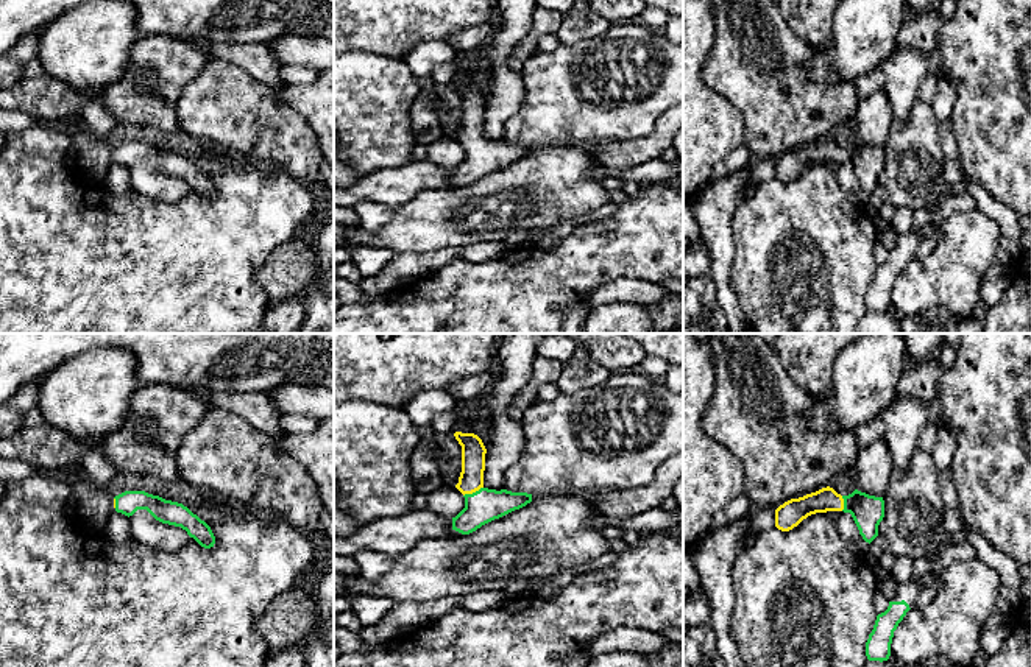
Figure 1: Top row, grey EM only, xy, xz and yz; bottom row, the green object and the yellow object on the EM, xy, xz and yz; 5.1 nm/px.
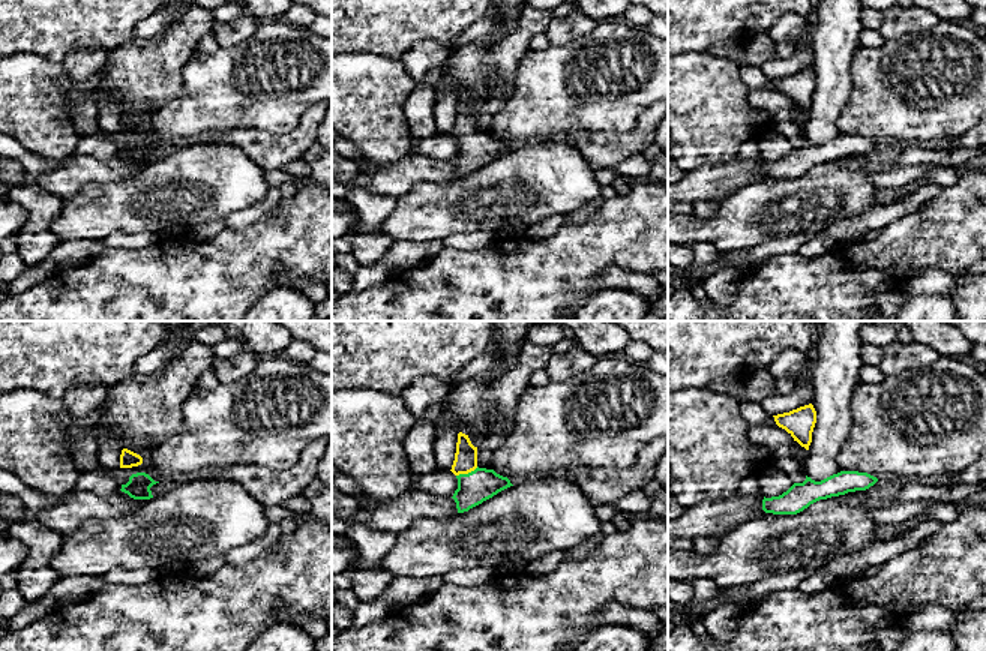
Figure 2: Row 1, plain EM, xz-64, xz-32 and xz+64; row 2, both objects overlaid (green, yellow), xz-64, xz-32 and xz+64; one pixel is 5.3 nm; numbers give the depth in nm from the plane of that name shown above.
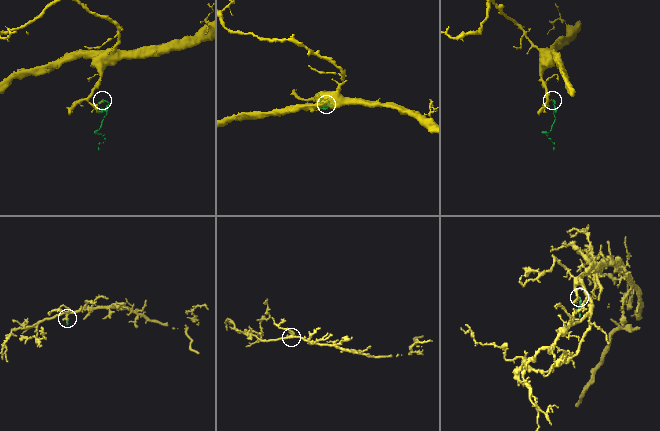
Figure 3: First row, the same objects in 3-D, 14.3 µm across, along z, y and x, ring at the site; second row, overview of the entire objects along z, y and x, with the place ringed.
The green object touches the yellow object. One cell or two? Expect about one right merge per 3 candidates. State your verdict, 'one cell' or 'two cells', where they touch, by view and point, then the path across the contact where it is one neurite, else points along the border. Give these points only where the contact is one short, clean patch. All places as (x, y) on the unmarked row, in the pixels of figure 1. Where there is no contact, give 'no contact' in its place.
one cell | xz (473, 144) | across xz (484, 156), (473, 144), (473, 102)

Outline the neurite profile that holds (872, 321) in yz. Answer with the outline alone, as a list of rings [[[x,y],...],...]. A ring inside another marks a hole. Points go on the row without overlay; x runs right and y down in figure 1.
[[[869,312],[861,316],[856,334],[900,334],[898,323],[889,312]]]

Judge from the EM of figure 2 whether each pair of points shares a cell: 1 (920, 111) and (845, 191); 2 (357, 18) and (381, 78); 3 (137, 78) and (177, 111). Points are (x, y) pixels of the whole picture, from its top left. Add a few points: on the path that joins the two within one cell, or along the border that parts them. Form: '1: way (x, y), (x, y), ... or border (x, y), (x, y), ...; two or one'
1: border (878, 143), (886, 144); two
2: border (347, 51), (372, 51), (398, 60); two
3: border (182, 72), (182, 92), (158, 110); two

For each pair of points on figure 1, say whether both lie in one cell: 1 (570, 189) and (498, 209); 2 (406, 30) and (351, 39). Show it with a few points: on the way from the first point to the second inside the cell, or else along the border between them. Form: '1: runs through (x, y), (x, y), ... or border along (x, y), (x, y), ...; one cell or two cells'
1: runs through (552, 189), (543, 189), (527, 197), (515, 197); one cell
2: runs through (392, 30), (365, 30); one cell

